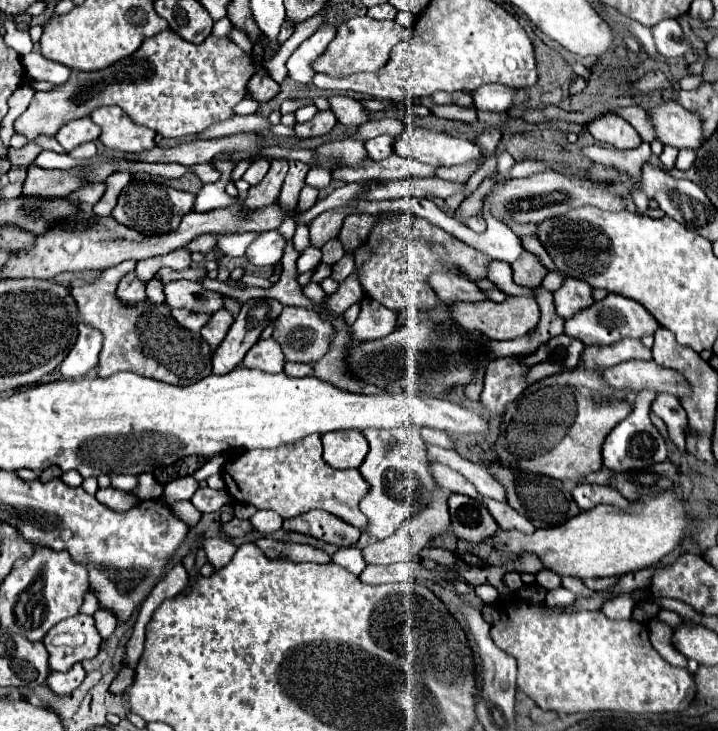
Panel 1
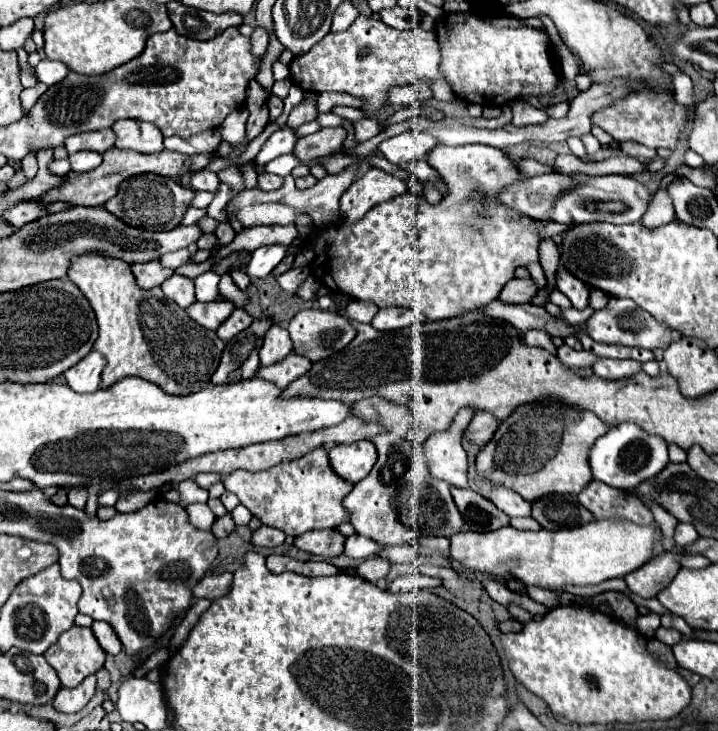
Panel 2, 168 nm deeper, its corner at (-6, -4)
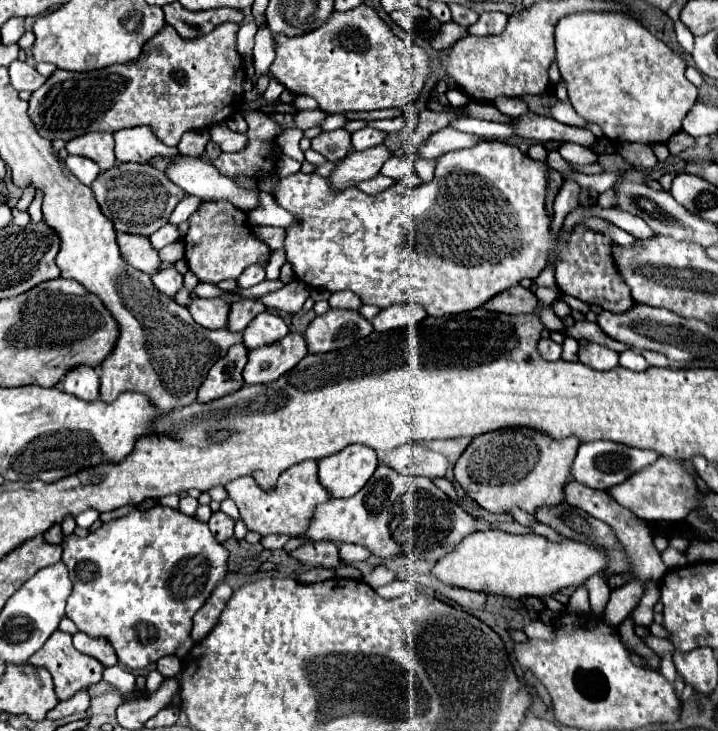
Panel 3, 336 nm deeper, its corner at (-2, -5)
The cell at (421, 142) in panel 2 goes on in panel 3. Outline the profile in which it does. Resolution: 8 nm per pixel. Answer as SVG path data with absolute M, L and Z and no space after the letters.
M450 126L434 132L428 136L428 140L420 146L418 150L418 158L438 158L450 150L460 150L460 148L472 148L478 142L482 142L480 136L476 134L466 134L466 132L458 132Z

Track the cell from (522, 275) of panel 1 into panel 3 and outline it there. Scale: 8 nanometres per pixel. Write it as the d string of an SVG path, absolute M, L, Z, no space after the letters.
M512 286L484 304L486 310L502 314L530 314L536 308L536 296L524 286Z

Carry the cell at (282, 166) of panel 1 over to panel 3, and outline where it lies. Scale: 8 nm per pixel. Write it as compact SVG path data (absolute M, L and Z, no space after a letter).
M332 130L332 132L322 132L320 136L312 138L312 150L320 152L326 160L340 162L350 150L350 132L348 130Z

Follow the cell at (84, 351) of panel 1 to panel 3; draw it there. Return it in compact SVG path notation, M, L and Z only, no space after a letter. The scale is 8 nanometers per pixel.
M80 366L76 370L70 370L64 380L64 392L74 394L76 398L84 400L84 402L94 402L98 398L98 390L100 390L100 378L96 374L94 368L88 366Z

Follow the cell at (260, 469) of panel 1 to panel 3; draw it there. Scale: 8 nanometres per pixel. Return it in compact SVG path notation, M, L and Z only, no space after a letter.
M314 460L300 462L280 474L278 486L272 492L264 492L262 488L258 488L258 484L250 476L232 480L230 484L226 484L226 490L230 498L236 502L248 530L258 532L260 536L268 536L268 534L298 536L304 532L304 528L308 528L308 522L312 518L316 504L322 504L330 498L320 486L316 470L318 470L318 464Z

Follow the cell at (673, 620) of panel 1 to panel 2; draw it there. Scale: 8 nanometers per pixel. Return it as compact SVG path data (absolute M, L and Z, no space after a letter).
M660 627L654 635L658 641L666 643L666 645L676 645L680 639L682 639L682 633L676 631L676 629L666 629L666 627Z

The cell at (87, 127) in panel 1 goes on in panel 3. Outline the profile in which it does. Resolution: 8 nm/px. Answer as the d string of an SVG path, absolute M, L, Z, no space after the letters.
M88 132L84 136L78 136L66 144L66 150L68 154L94 160L100 166L100 170L112 168L116 164L114 138L108 132Z

